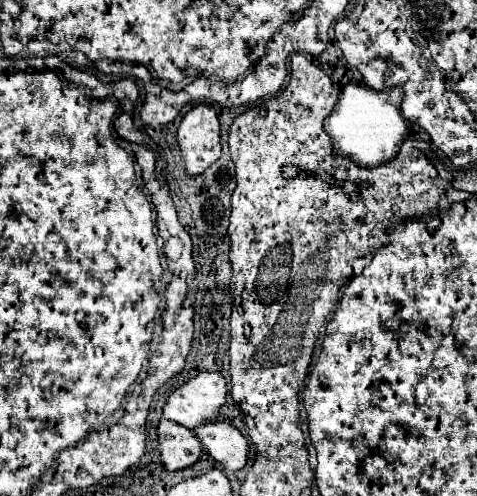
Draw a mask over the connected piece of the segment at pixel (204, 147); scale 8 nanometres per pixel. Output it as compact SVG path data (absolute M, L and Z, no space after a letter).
M200 103L184 115L178 127L178 145L182 149L188 175L200 175L220 159L220 123L212 105Z

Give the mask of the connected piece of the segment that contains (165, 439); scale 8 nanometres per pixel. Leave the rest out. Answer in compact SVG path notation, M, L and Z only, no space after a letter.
M160 419L158 443L160 443L162 463L168 471L186 469L194 465L202 455L202 445L196 433L168 419Z

